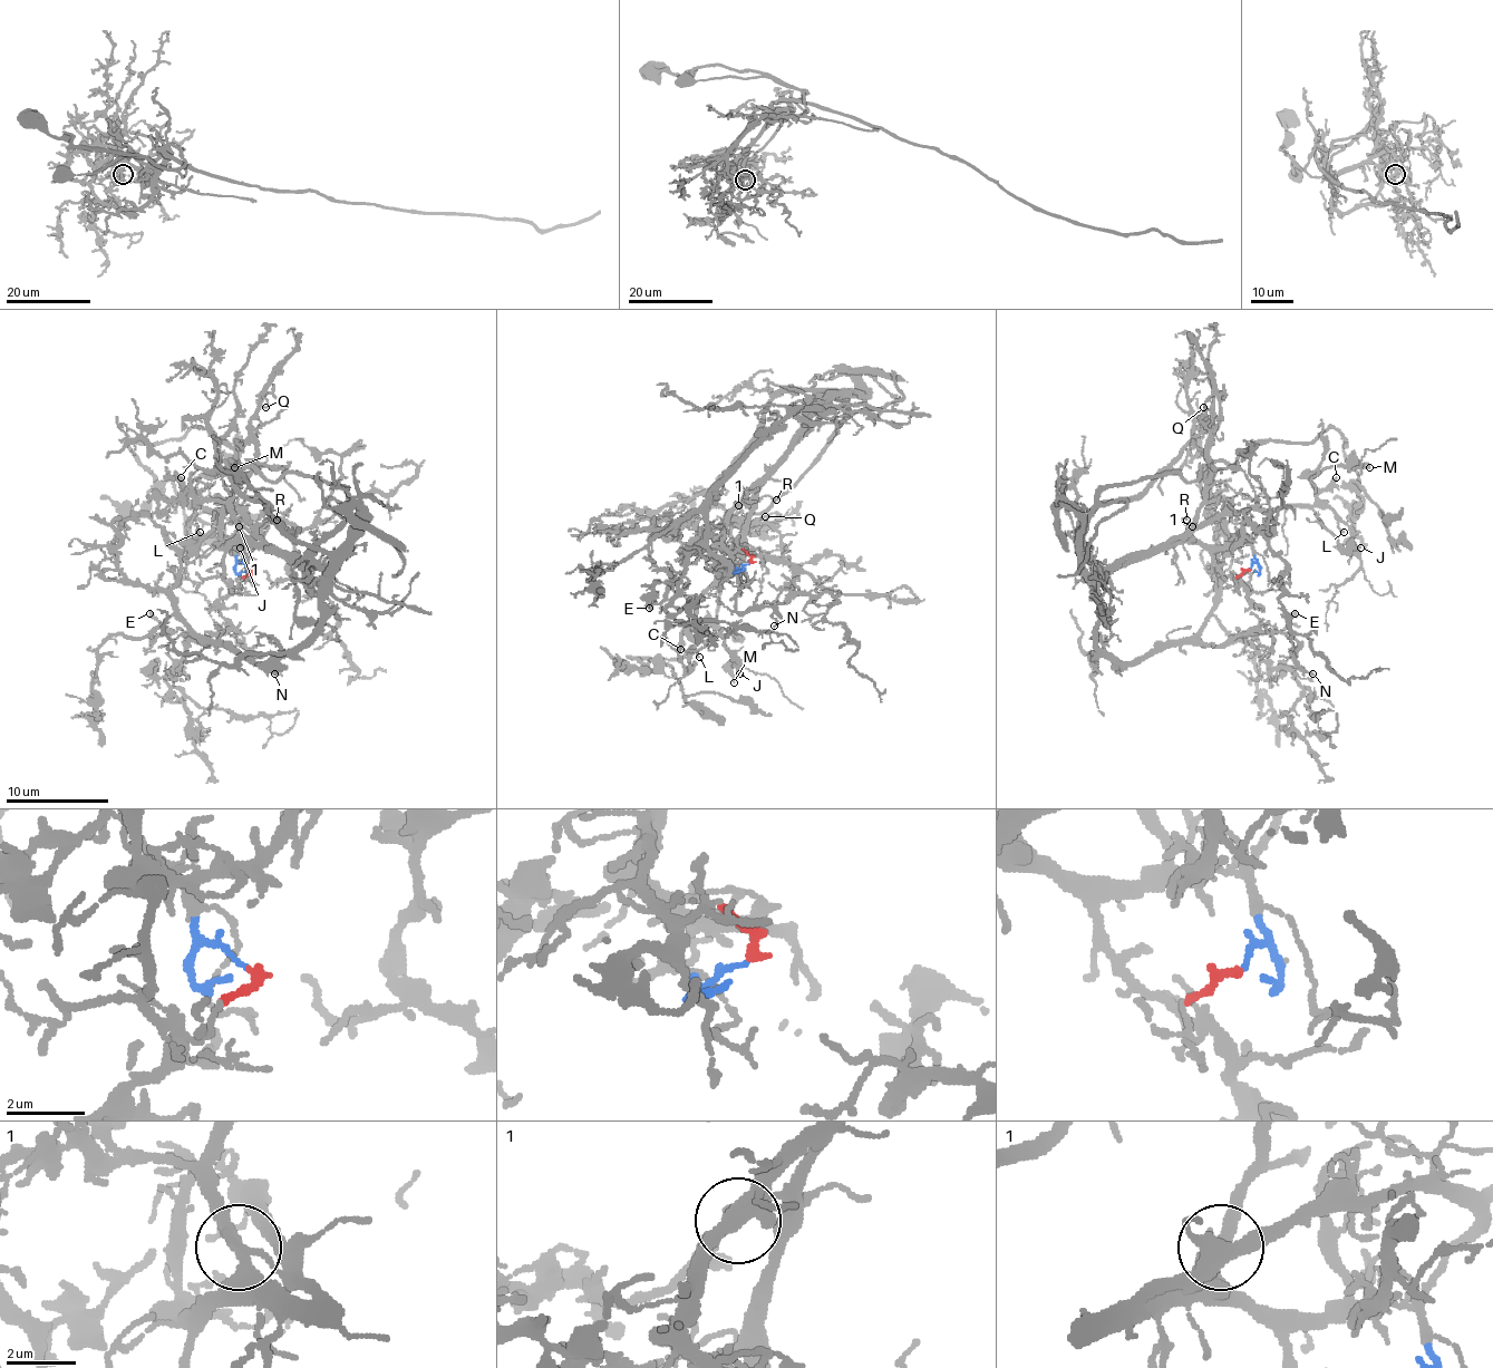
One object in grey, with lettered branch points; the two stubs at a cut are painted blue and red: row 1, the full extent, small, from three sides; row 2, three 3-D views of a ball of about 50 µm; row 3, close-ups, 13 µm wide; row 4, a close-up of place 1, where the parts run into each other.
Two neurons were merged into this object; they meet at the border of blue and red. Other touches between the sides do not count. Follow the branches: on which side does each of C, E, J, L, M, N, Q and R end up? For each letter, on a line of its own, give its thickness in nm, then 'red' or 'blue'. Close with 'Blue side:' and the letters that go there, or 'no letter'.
C: calibre 380 nm; blue
E: calibre 240 nm; red
J: calibre 280 nm; blue
L: calibre 150 nm; blue
M: calibre 240 nm; blue
N: calibre 150 nm; red
Q: calibre 110 nm; red
R: calibre 150 nm; blue
Blue side: C, J, L, M, R

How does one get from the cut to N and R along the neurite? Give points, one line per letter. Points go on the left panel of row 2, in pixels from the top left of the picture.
N: (249, 569), (251, 571), (221, 600), (221, 614), (239, 630), (236, 640), (270, 656), (277, 669), (274, 673)
R: (249, 569), (239, 561), (225, 541), (219, 517), (231, 510), (241, 510), (254, 525), (277, 520)

